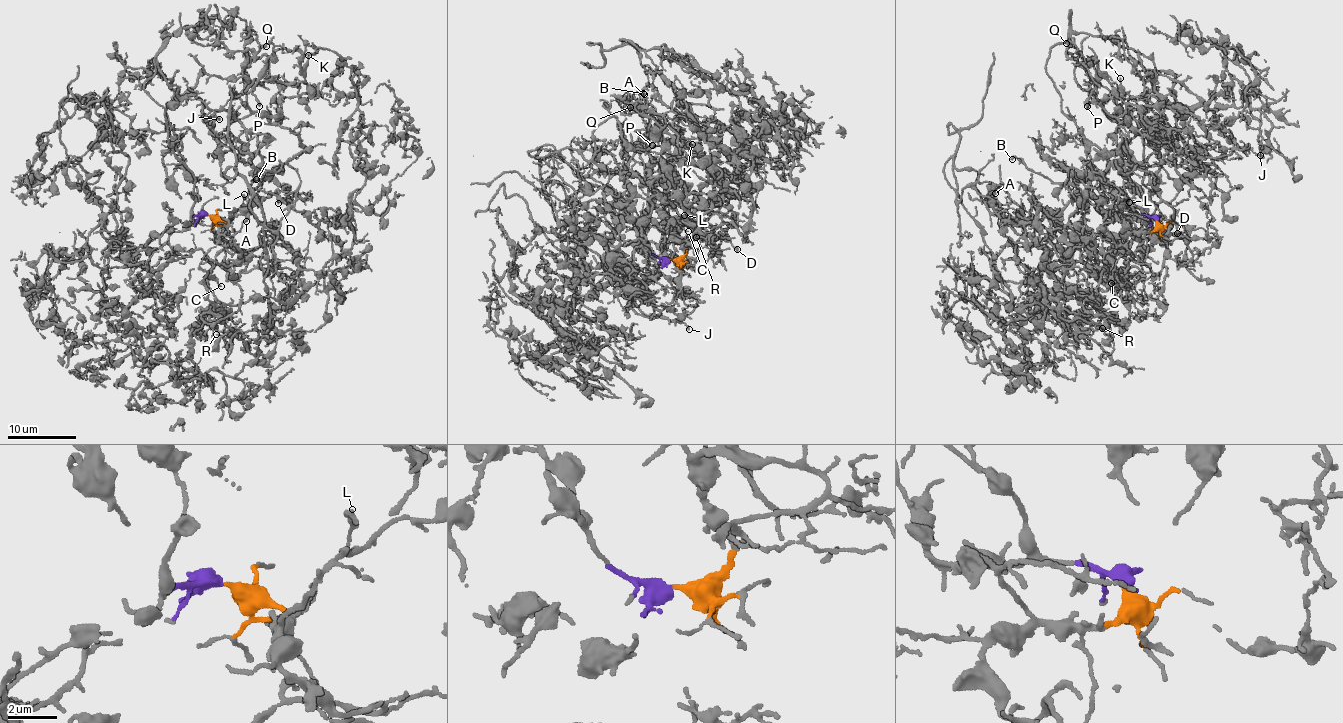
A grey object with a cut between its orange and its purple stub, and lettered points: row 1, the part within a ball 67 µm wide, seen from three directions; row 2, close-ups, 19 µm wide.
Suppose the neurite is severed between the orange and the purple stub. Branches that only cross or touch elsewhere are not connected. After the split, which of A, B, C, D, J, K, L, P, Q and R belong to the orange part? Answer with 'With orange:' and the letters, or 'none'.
With orange: A, B, C, D, L, R

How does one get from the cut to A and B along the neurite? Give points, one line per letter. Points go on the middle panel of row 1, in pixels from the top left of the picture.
A: (670, 259), (683, 253), (687, 243), (669, 213), (661, 129), (638, 107), (637, 91), (643, 93)
B: (670, 259), (683, 253), (687, 243), (676, 227), (677, 205), (686, 191), (668, 159), (656, 110), (643, 93)

